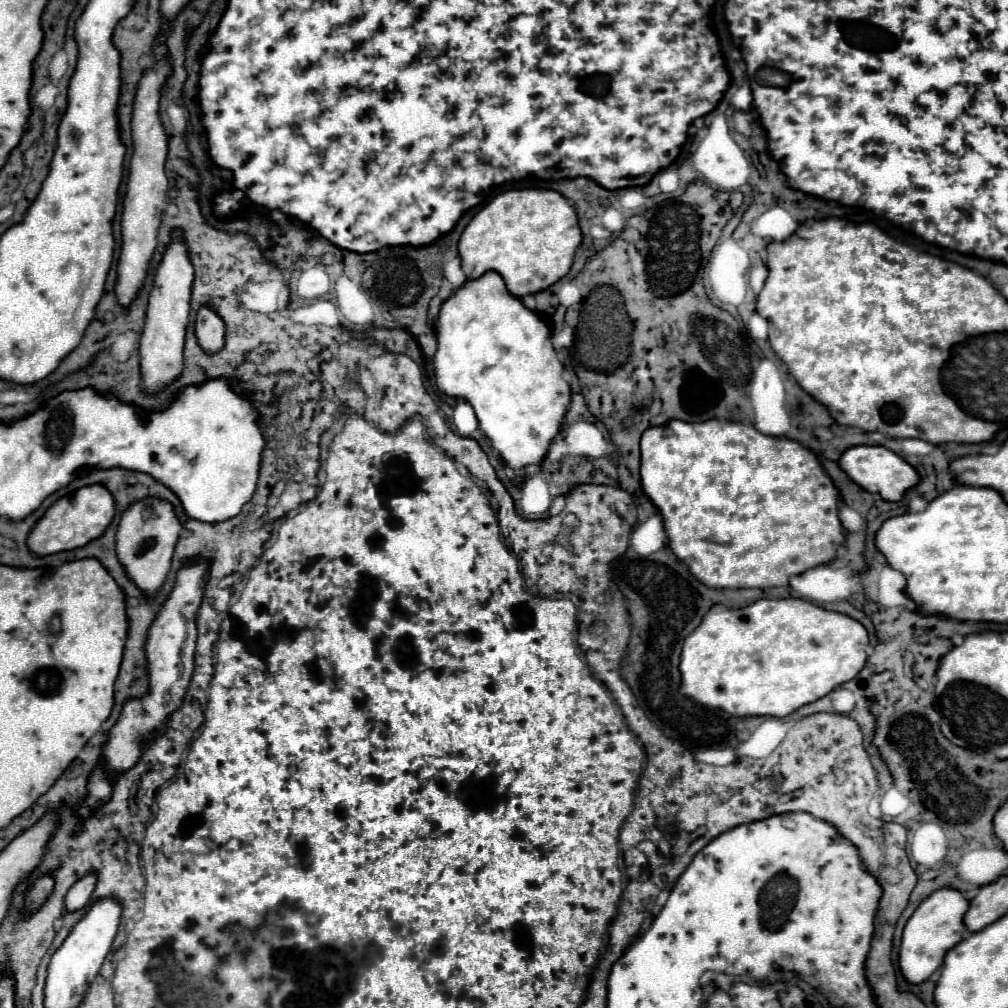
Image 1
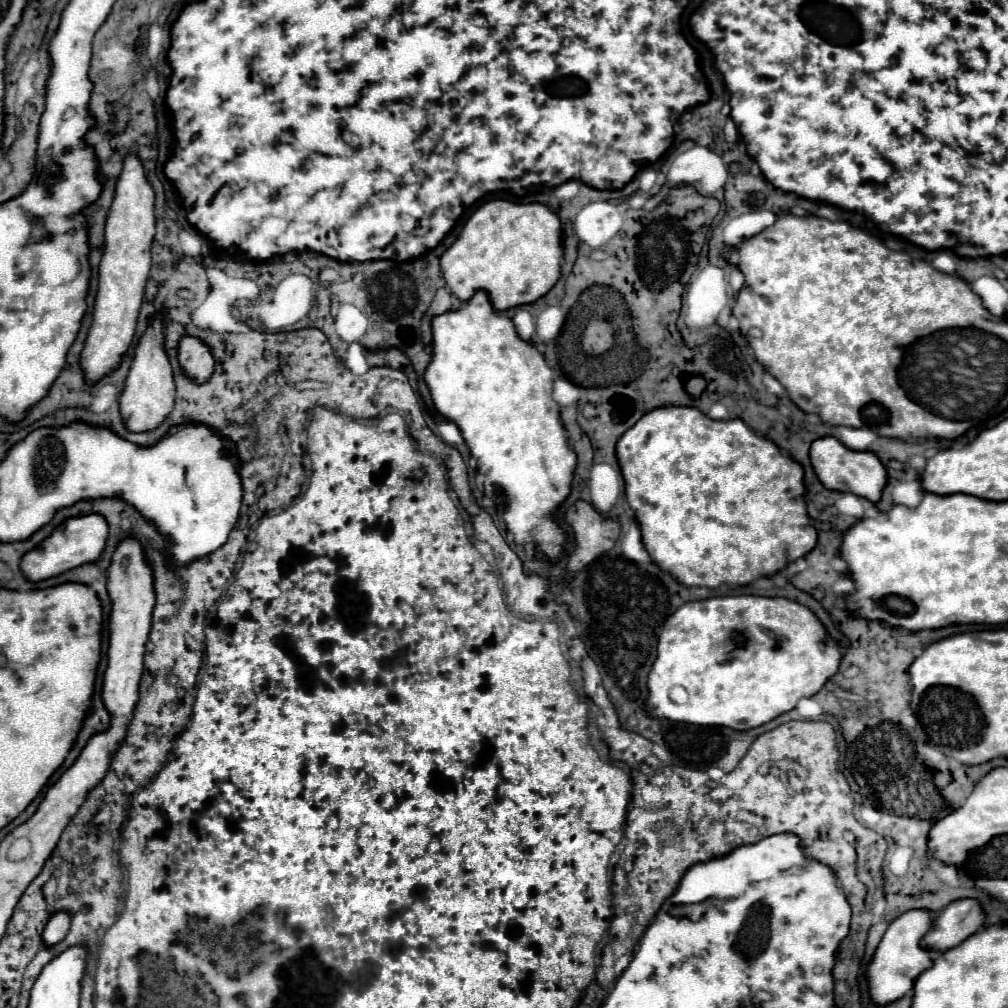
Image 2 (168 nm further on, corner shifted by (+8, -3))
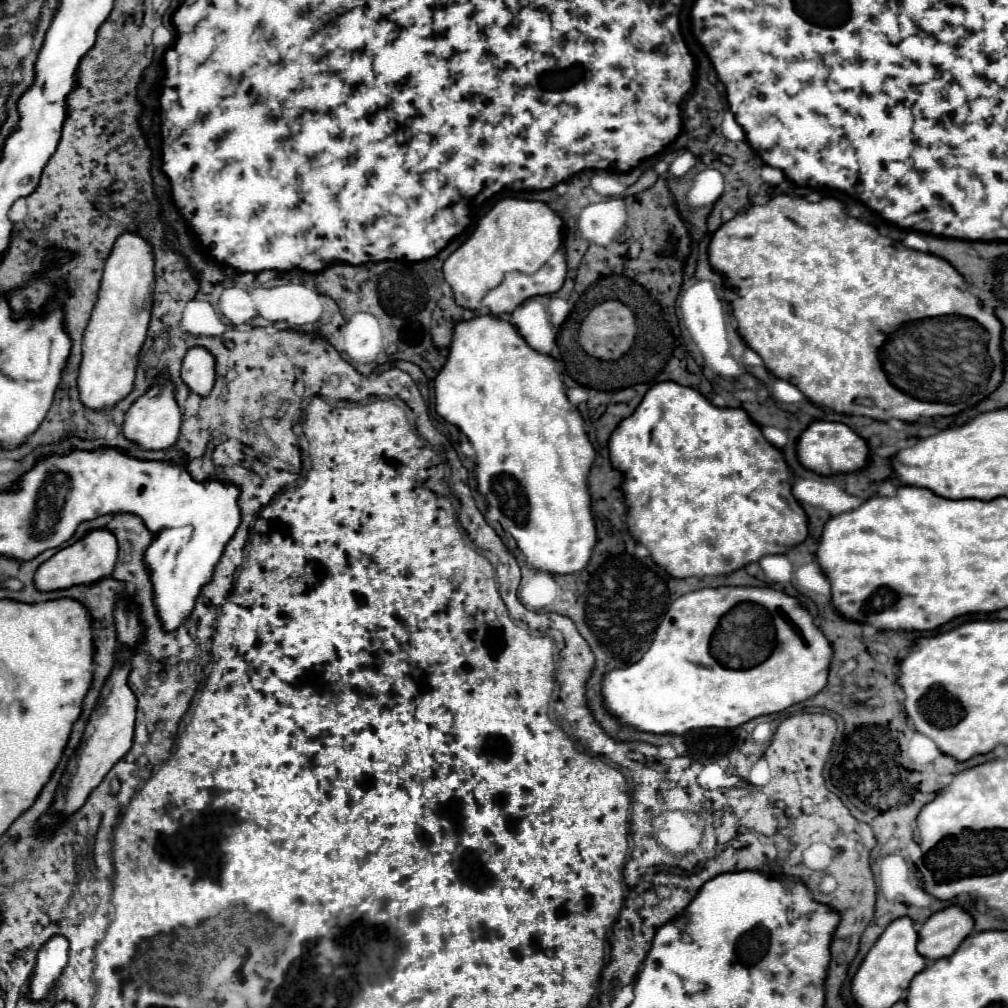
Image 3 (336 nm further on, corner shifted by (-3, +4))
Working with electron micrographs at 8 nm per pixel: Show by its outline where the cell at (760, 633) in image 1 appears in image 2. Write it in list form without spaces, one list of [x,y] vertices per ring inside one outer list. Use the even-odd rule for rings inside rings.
[[[731,595],[689,601],[669,615],[657,643],[657,659],[647,677],[645,713],[689,725],[719,725],[735,731],[759,727],[791,711],[799,699],[815,695],[837,673],[839,647],[825,645],[825,627],[801,603],[783,597]]]

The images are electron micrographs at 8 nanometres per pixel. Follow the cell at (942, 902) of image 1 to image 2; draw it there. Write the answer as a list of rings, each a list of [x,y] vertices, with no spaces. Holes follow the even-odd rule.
[[[925,909],[907,911],[887,927],[877,951],[873,953],[871,963],[867,965],[867,973],[865,973],[869,997],[873,1003],[889,1005],[889,1003],[905,997],[905,993],[909,993],[913,989],[913,981],[925,969],[929,969],[933,965],[931,953],[927,949],[919,947],[919,941],[929,931],[929,927],[931,927],[931,917],[929,917],[929,911],[925,911]]]

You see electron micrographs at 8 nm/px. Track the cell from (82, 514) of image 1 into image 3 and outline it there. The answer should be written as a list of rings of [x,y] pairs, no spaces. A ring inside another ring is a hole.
[[[106,528],[90,530],[82,540],[70,544],[68,548],[60,548],[54,556],[42,562],[36,570],[34,584],[38,590],[58,590],[58,588],[68,588],[74,584],[96,582],[112,574],[112,568],[116,564],[116,554],[118,554],[118,542],[110,530]]]

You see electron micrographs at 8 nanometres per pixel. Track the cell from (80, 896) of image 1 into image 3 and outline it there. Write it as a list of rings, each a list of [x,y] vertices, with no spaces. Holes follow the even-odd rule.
[[[56,934],[38,950],[36,968],[30,982],[30,1000],[42,1000],[50,992],[66,962],[68,962],[68,940]]]

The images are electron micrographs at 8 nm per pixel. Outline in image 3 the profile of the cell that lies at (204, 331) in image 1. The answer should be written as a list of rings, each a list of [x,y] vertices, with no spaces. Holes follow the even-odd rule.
[[[202,346],[190,348],[182,364],[182,378],[194,394],[206,396],[216,380],[216,358]]]

